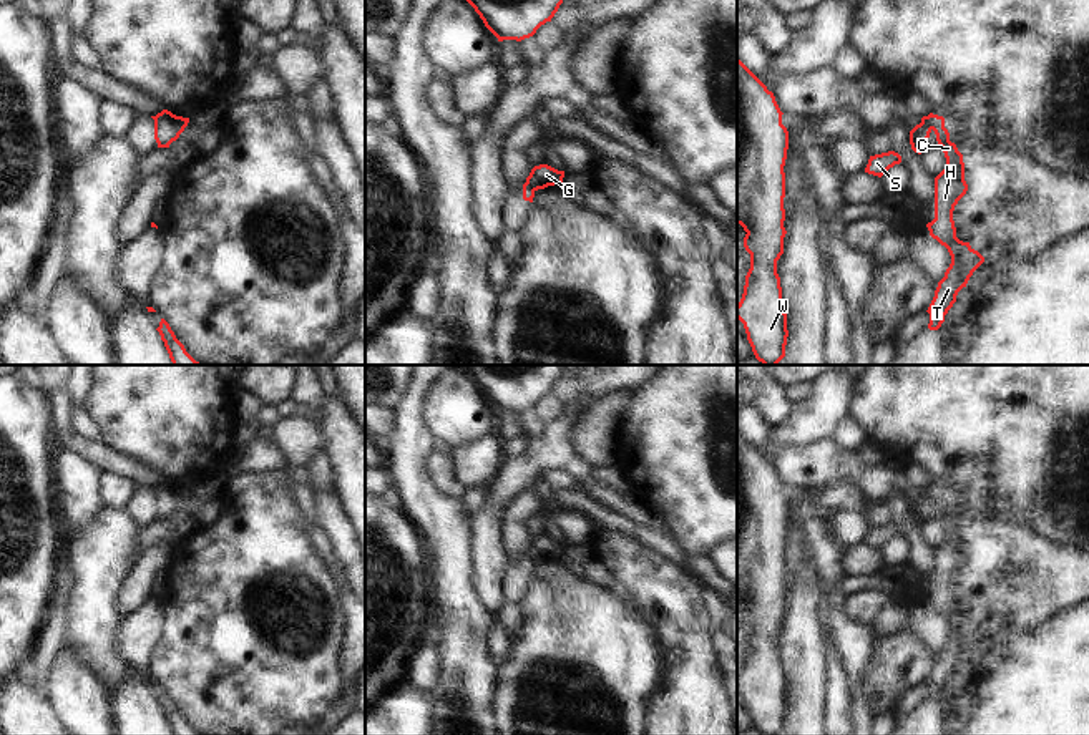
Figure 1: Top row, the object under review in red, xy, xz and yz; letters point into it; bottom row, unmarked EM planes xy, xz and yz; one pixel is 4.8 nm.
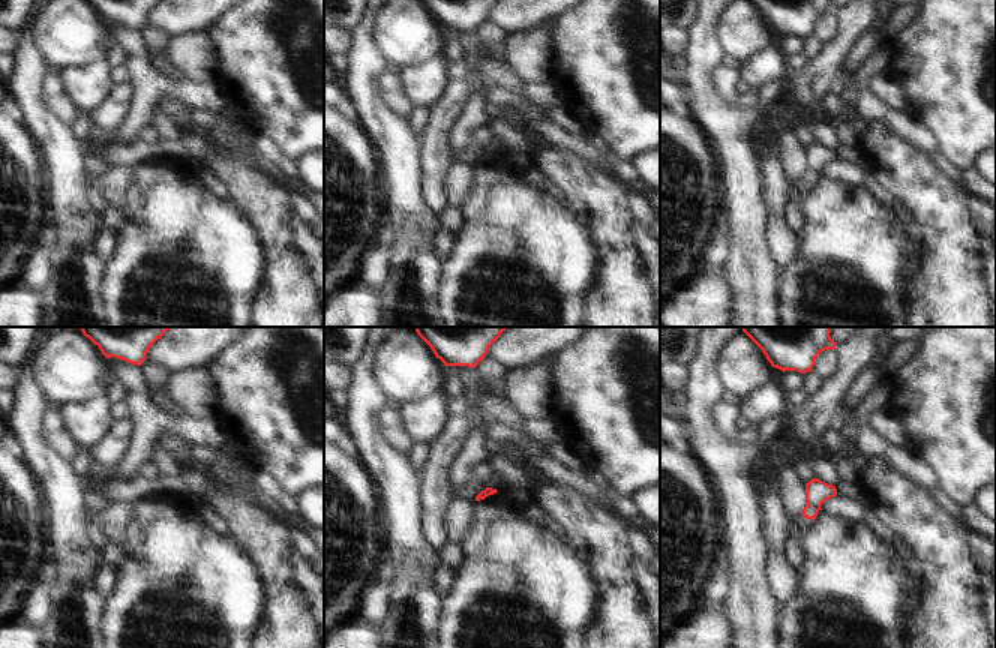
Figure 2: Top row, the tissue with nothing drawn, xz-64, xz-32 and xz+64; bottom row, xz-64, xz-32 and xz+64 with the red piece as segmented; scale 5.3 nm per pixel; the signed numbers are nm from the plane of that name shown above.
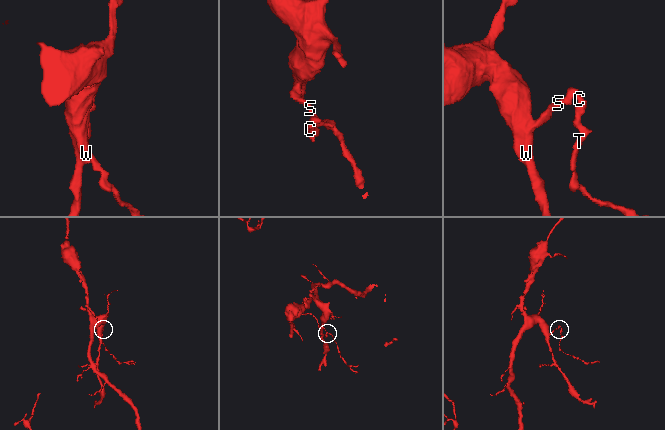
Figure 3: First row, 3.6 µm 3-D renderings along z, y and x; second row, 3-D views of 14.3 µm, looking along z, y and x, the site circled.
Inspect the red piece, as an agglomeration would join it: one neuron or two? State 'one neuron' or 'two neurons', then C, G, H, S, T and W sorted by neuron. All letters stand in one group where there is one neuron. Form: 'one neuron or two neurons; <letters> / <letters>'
two neurons; C H T / G S W

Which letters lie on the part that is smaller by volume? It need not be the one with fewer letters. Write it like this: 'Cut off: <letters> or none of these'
Cut off: C, H, T.

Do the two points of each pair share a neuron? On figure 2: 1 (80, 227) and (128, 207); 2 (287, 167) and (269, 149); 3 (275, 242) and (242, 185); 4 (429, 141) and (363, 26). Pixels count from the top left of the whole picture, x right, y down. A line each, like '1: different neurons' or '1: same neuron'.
1: different neurons
2: same neuron
3: same neuron
4: different neurons

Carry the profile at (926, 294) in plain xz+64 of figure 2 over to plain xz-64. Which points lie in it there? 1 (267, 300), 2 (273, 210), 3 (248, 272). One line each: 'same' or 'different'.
1: same
2: same
3: different

